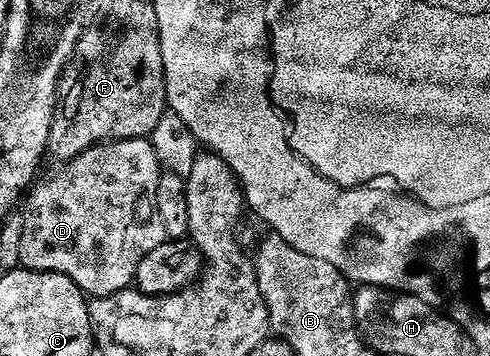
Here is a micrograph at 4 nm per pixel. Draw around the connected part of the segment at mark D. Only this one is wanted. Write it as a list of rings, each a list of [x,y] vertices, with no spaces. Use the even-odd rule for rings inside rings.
[[[144,136],[108,140],[104,144],[93,144],[59,168],[62,169],[47,180],[39,179],[25,197],[26,208],[21,209],[24,234],[20,234],[19,265],[37,272],[64,274],[90,298],[127,291],[134,283],[140,258],[166,239],[156,210],[156,186],[160,175],[156,150]]]

